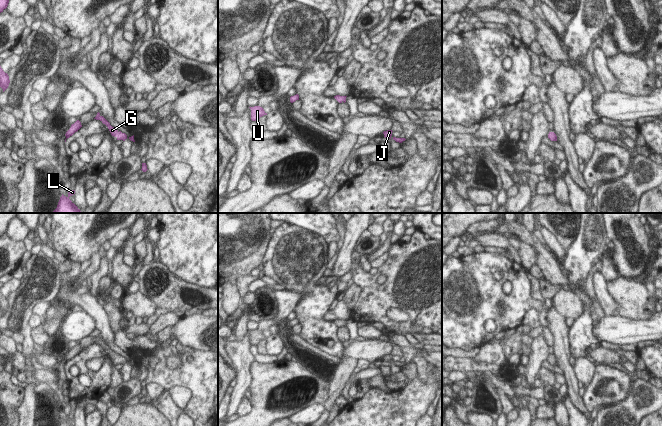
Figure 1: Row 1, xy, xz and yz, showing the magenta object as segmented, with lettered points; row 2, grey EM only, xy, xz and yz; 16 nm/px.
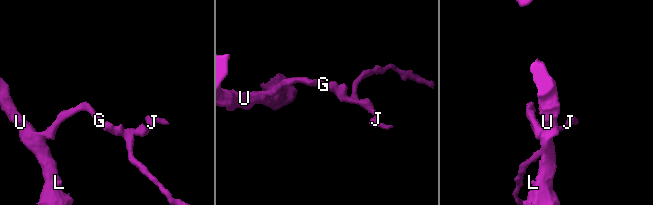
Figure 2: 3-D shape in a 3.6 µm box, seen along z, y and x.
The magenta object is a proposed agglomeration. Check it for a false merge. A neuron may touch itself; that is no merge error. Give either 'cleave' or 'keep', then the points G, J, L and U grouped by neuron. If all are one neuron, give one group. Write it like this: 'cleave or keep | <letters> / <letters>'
keep | G J L U

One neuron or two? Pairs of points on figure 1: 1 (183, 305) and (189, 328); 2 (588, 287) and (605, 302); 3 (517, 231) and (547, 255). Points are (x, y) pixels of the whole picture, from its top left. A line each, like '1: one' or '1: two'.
1: two
2: two
3: one

